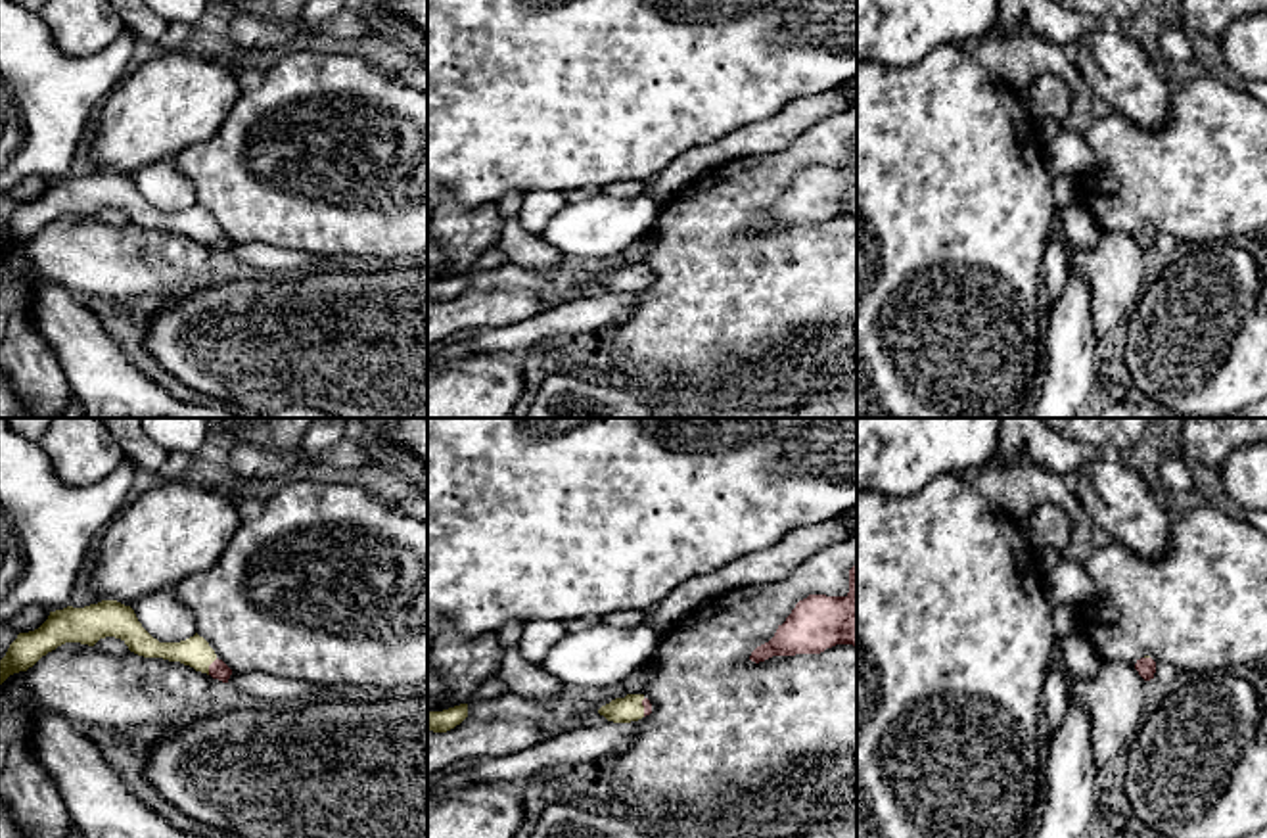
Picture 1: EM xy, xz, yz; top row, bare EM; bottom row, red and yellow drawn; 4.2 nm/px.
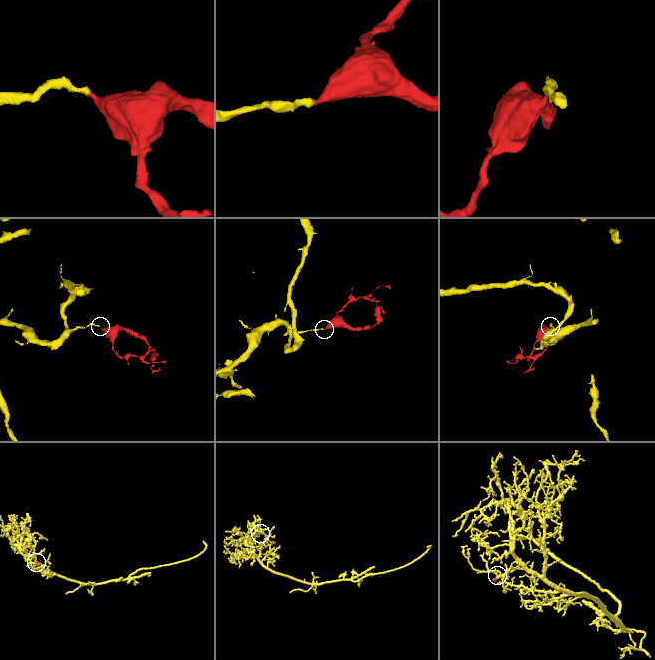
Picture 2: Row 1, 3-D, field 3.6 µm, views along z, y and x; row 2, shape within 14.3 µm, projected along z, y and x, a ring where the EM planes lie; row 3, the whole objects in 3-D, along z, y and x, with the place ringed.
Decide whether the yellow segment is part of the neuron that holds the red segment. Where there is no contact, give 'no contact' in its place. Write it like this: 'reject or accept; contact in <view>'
accept; contact in xy

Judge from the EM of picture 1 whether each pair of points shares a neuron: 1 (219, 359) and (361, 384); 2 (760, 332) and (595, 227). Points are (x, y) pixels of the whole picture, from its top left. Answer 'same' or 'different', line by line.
1: same
2: different

